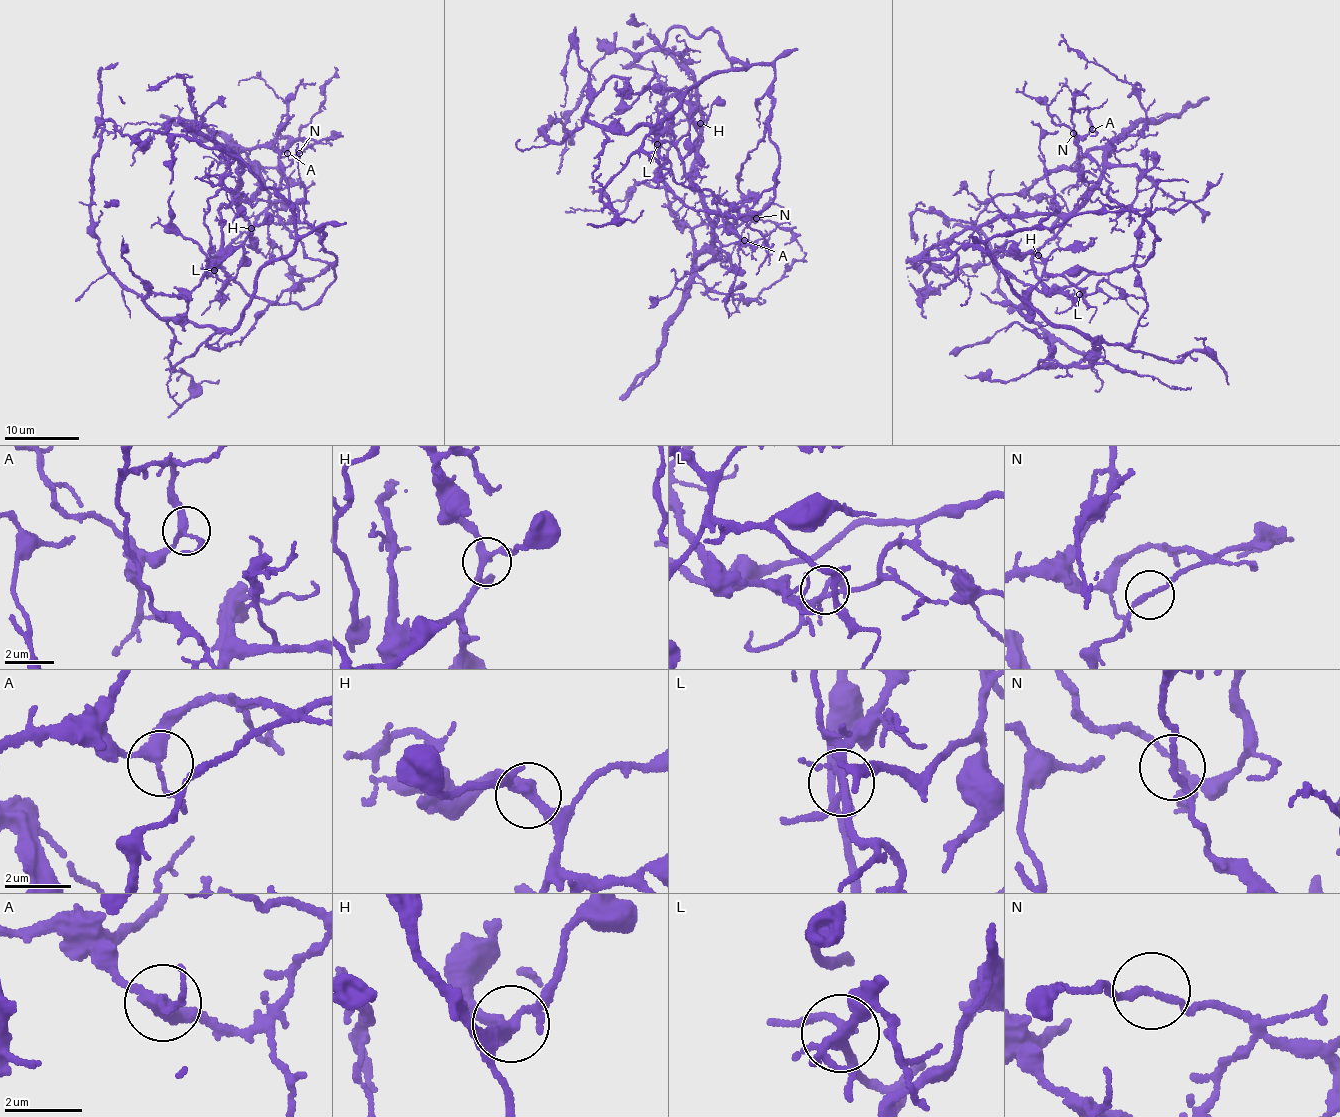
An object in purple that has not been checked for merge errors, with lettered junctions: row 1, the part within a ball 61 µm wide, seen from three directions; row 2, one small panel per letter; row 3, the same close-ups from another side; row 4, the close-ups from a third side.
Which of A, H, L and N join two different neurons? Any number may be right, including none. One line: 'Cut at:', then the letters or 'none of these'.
Cut at: N

